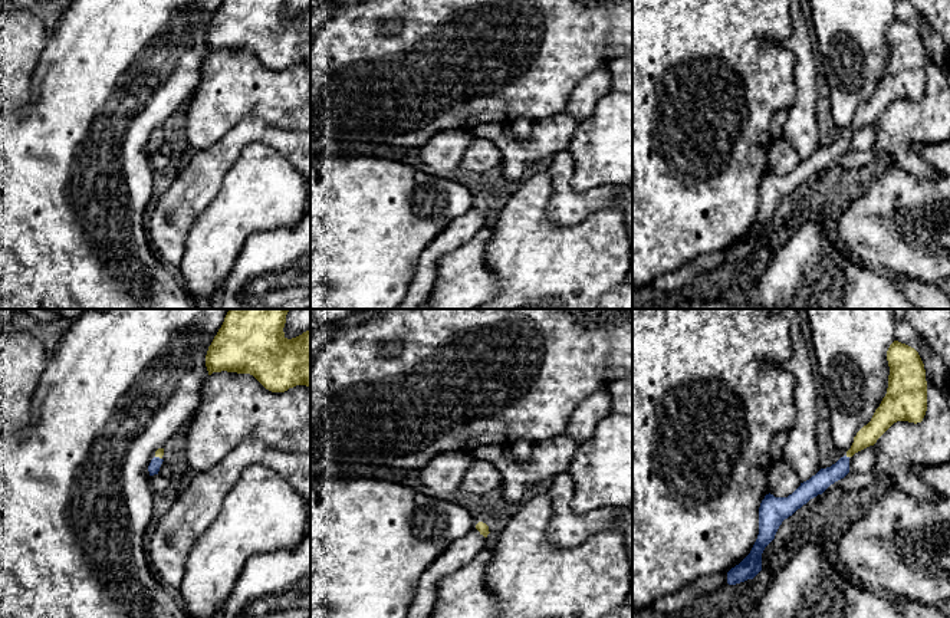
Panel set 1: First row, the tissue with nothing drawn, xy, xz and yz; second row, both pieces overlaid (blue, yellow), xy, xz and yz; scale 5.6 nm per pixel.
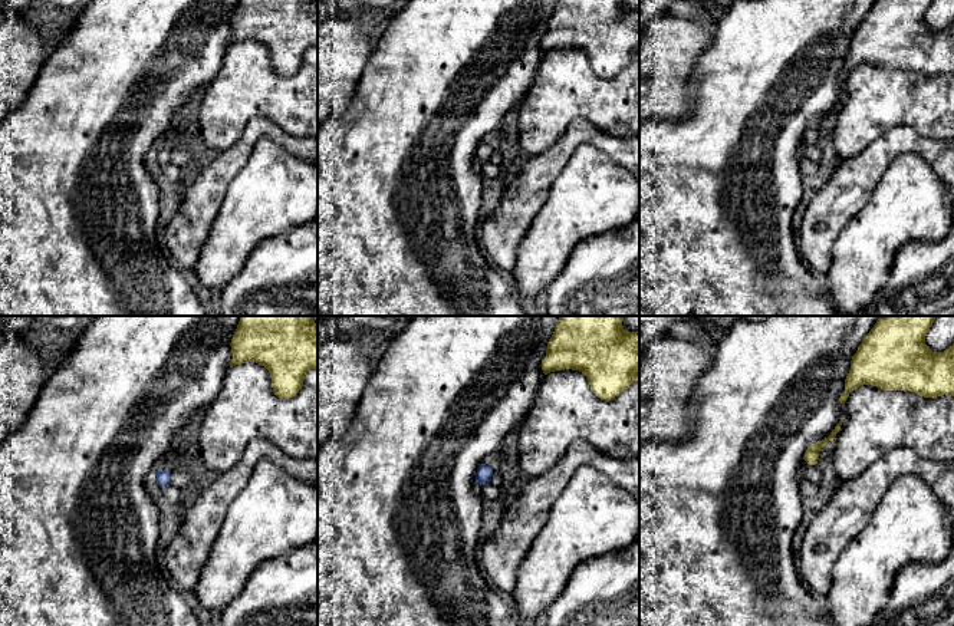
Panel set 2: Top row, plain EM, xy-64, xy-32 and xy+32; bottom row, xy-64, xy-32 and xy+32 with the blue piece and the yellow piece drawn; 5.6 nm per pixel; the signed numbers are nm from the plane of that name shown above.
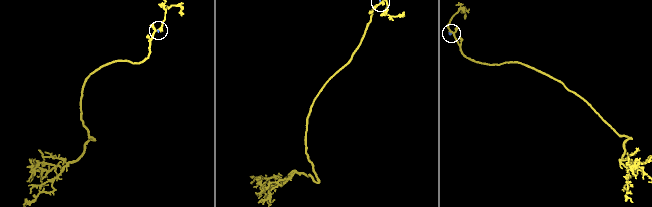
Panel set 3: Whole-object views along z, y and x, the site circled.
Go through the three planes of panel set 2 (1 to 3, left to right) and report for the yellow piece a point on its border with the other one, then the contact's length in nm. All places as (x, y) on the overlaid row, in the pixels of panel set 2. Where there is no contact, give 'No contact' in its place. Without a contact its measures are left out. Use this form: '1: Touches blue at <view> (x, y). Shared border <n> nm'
1: No contact
2: No contact
3: No contact

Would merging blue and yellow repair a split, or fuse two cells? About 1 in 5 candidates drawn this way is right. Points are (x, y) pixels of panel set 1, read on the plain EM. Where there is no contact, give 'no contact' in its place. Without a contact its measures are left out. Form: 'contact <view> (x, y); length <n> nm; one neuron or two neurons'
contact yz (845, 134); length 30 nm; one neuron

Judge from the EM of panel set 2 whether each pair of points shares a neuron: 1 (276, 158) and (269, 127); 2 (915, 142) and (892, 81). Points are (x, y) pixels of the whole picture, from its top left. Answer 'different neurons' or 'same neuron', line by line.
1: different neurons
2: different neurons

